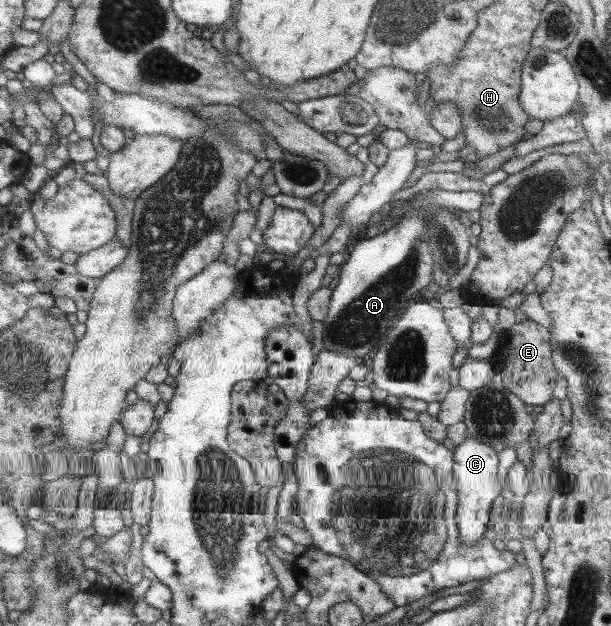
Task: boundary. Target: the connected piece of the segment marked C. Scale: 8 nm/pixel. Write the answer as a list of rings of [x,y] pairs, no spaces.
[[[466,438],[460,446],[454,451],[454,476],[458,482],[458,513],[456,514],[456,522],[461,528],[461,537],[465,543],[481,541],[484,538],[486,530],[490,526],[492,516],[492,502],[500,497],[502,492],[502,483],[498,478],[498,452],[490,446],[484,444],[478,438]]]

